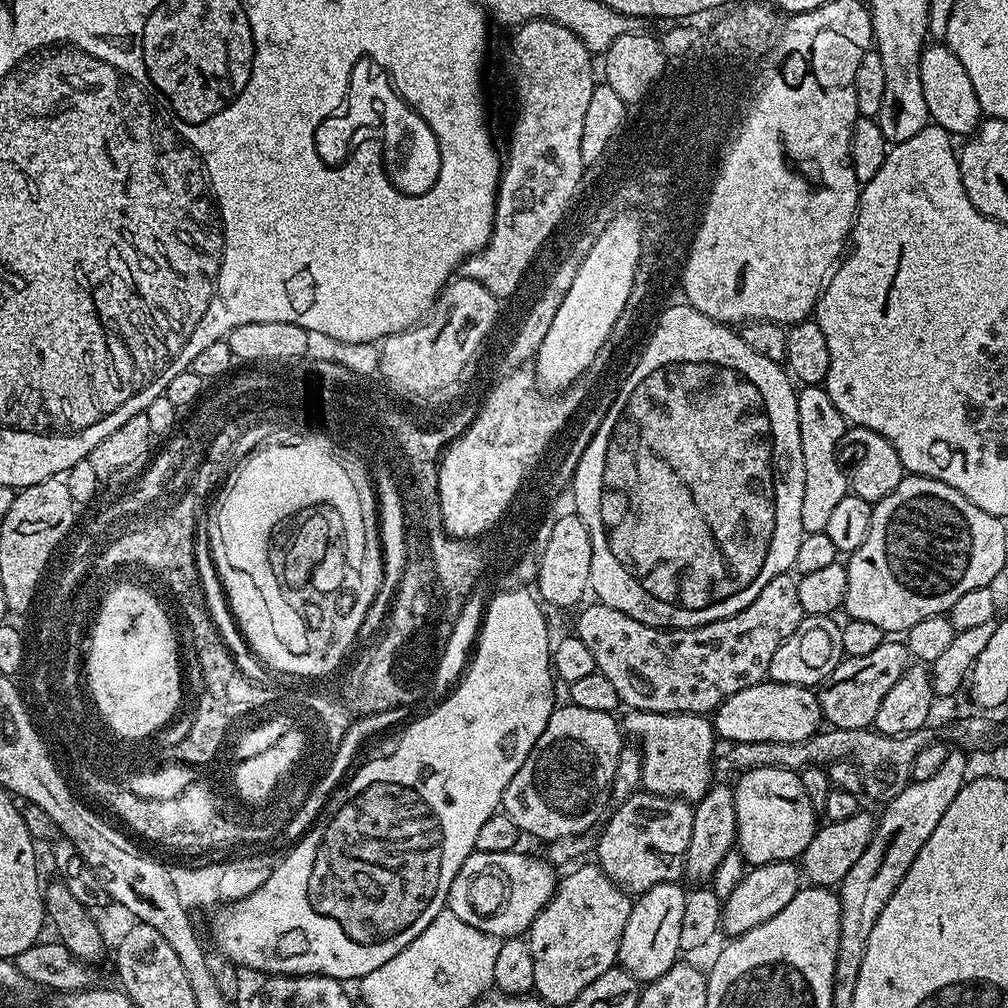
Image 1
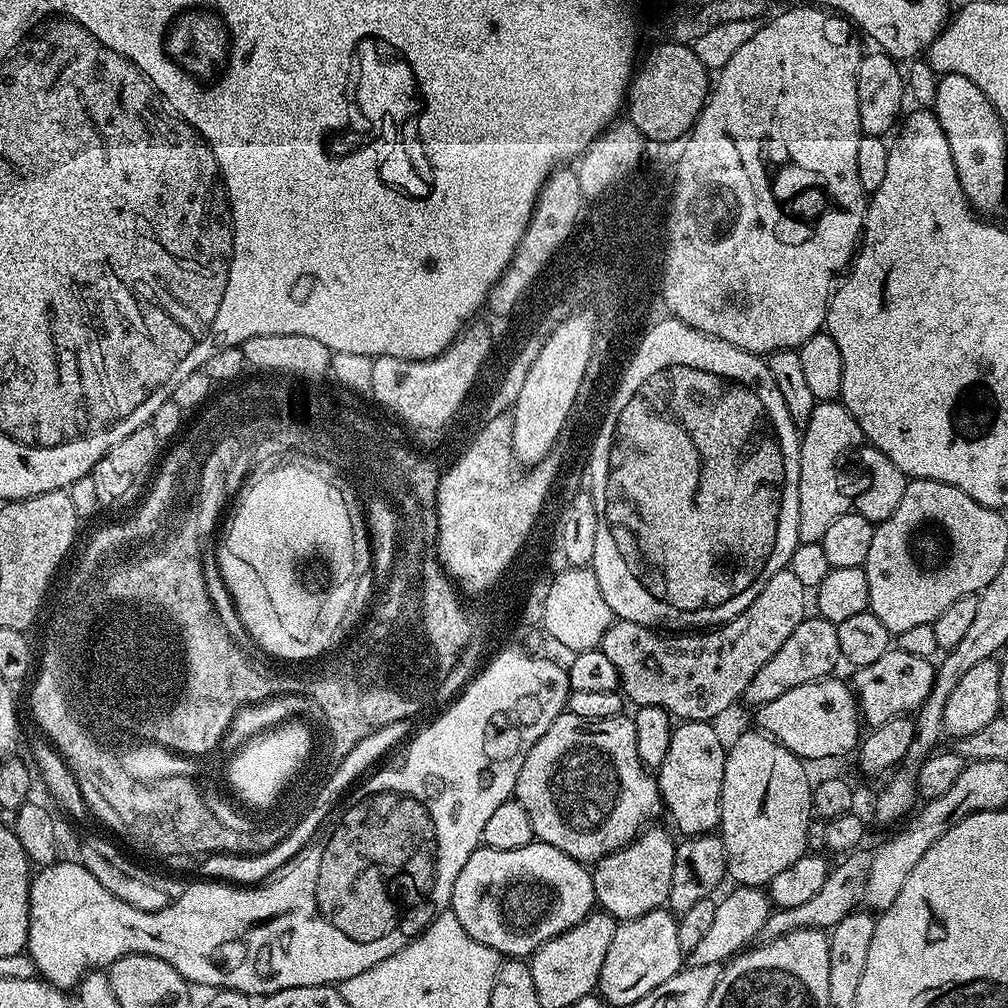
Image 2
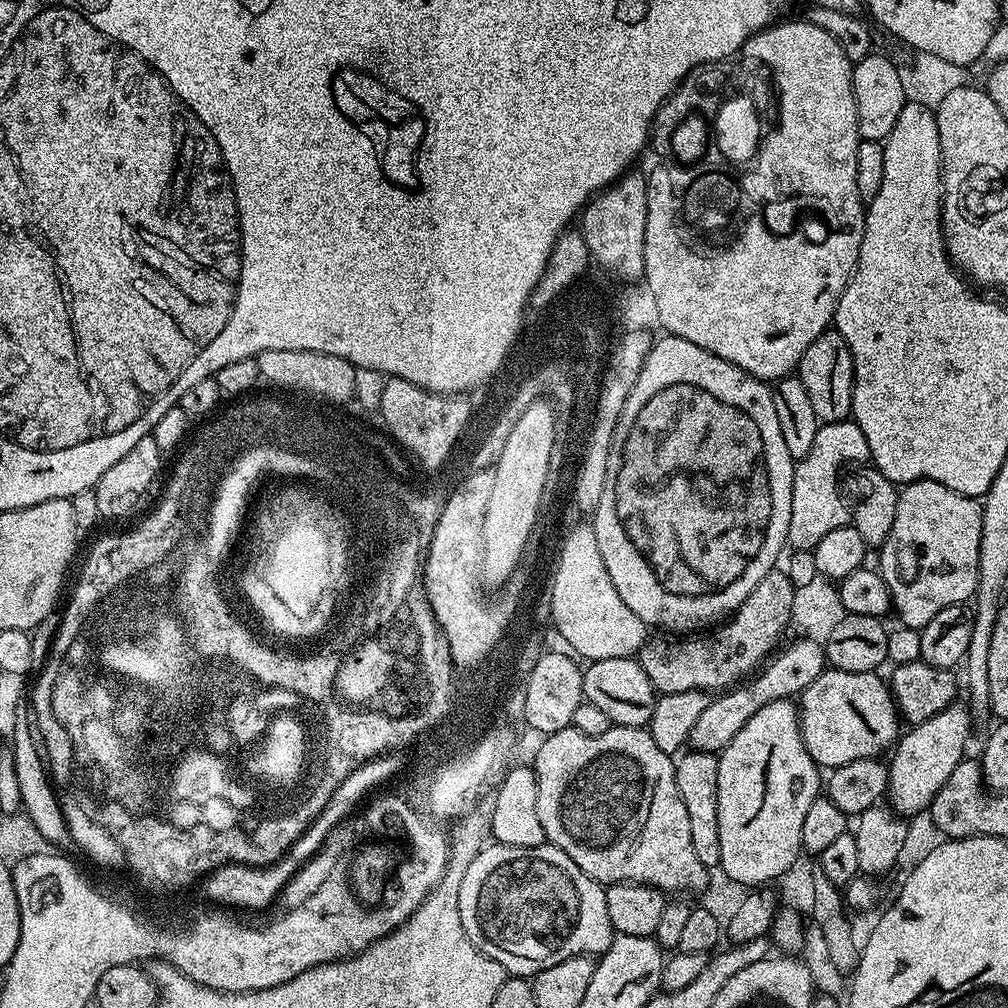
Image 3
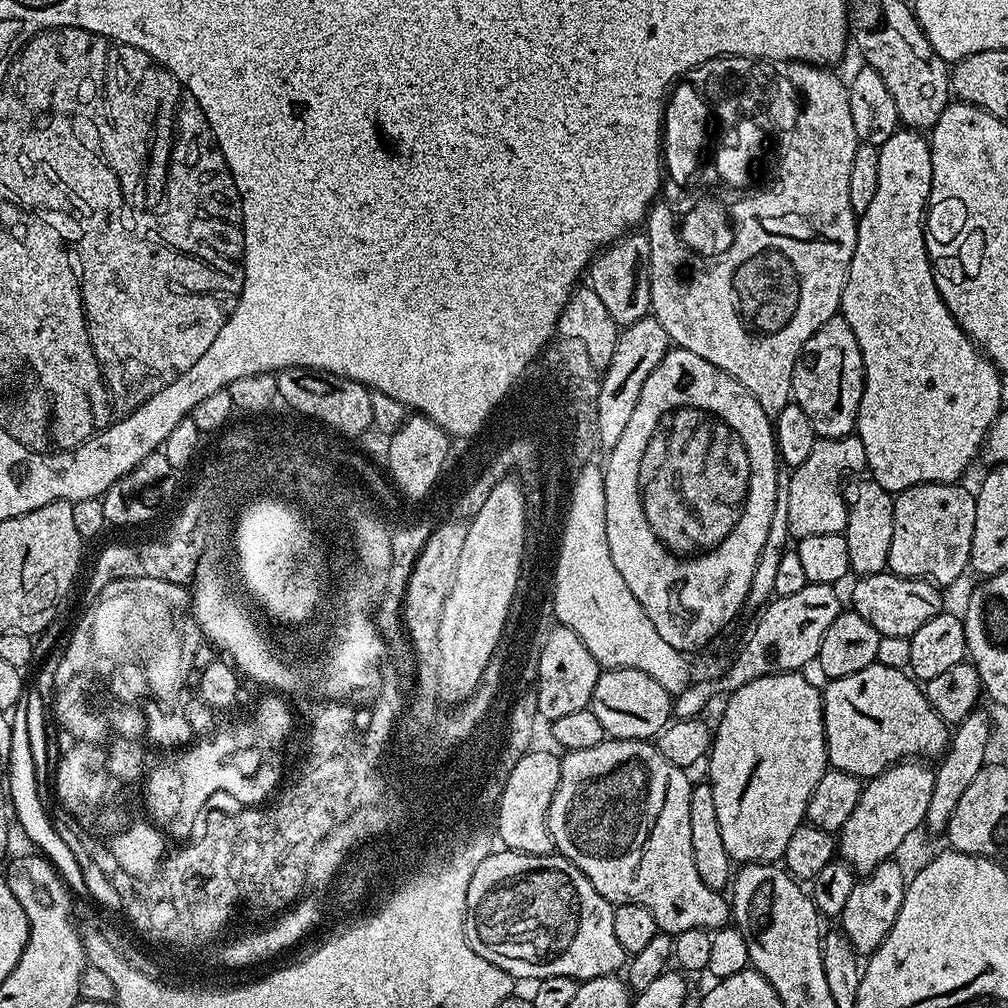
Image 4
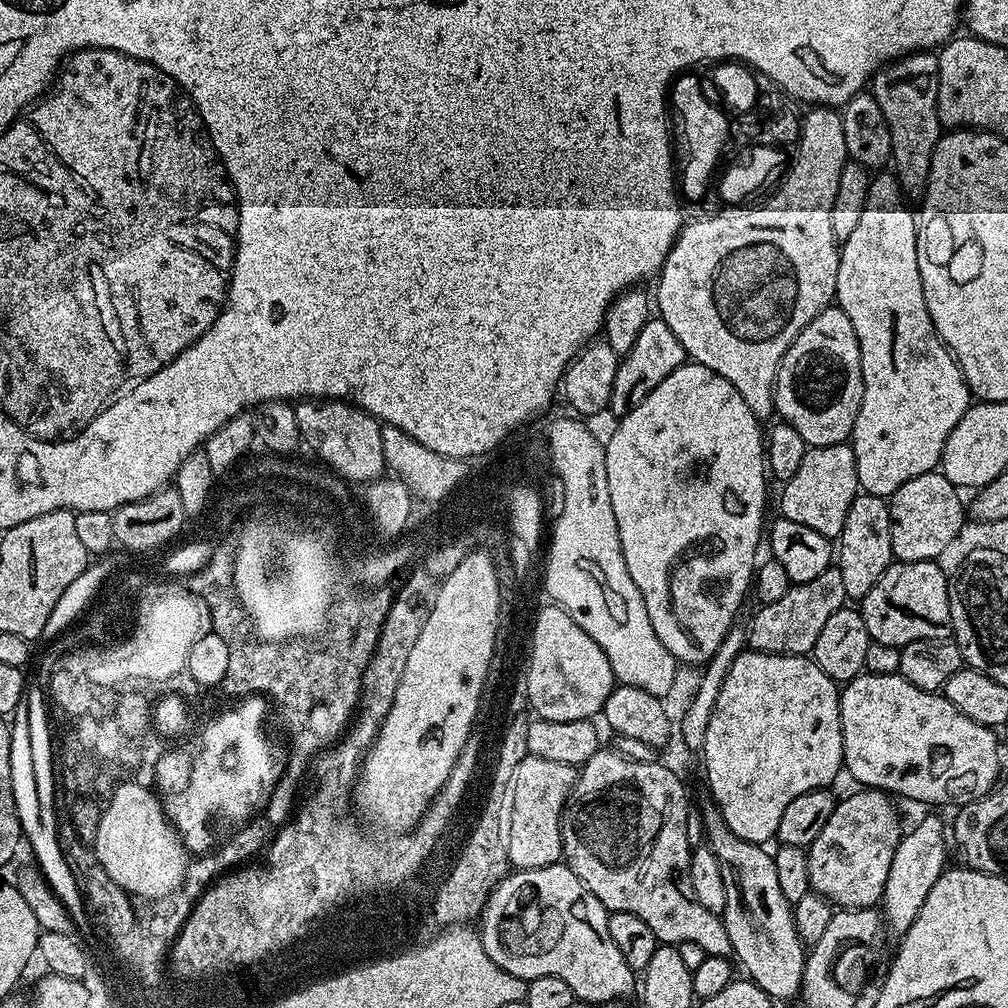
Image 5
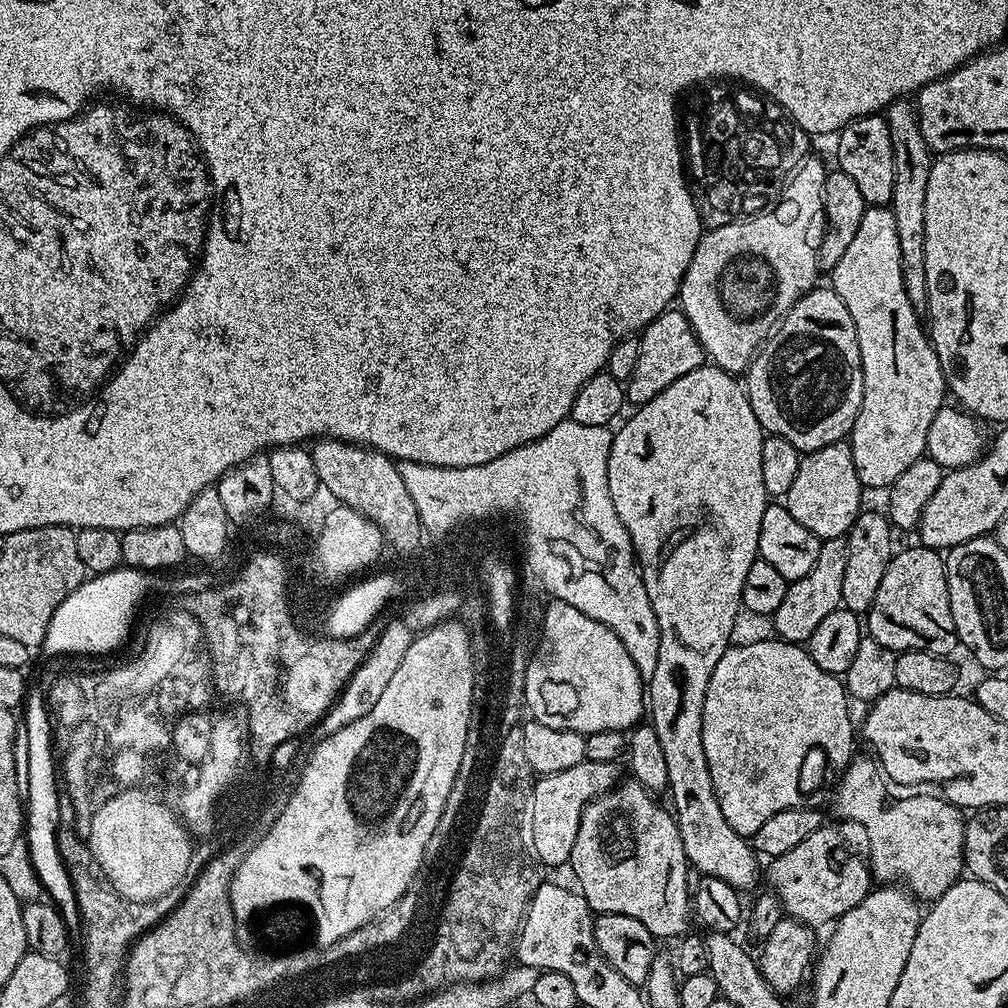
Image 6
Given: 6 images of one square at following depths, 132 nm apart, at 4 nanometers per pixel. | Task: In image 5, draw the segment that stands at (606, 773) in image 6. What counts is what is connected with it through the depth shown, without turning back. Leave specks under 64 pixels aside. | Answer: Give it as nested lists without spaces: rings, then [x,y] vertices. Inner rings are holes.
[[[537,756],[518,762],[512,779],[512,812],[506,825],[508,863],[513,869],[545,868],[561,859],[560,815],[577,775],[577,765],[566,762],[550,762]]]

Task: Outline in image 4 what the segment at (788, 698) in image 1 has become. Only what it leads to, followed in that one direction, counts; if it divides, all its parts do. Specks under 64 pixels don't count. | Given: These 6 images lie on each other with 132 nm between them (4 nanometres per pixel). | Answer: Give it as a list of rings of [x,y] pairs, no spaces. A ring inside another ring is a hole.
[[[875,663],[825,685],[824,737],[832,768],[871,778],[909,758],[939,757],[947,749],[949,725],[932,709],[923,687],[905,669]]]

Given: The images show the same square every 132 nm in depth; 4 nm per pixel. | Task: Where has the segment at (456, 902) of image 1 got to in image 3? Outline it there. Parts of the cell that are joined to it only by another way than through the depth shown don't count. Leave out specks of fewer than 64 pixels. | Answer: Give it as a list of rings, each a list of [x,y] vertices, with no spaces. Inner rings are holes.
[[[492,842],[481,848],[478,855],[470,862],[470,866],[466,866],[466,874],[462,878],[458,890],[458,910],[462,918],[462,926],[466,930],[472,945],[482,954],[489,956],[494,962],[501,964],[509,977],[531,978],[538,975],[542,970],[550,970],[550,966],[558,966],[558,962],[566,962],[566,958],[574,958],[575,956],[596,958],[607,952],[608,947],[612,945],[614,933],[610,922],[610,914],[606,914],[604,888],[592,877],[587,876],[563,847],[560,848],[555,848],[551,842],[540,844],[537,848],[515,848],[514,846]]]

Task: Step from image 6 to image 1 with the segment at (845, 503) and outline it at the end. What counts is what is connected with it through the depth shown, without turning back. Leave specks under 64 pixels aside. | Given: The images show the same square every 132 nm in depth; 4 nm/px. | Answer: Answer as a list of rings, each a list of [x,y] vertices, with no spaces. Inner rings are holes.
[[[823,386],[801,387],[797,391],[796,401],[798,402],[798,426],[802,434],[802,462],[806,470],[806,486],[802,494],[802,526],[805,532],[824,532],[826,521],[830,519],[832,511],[850,492],[845,469],[843,467],[840,469],[840,464],[836,461],[836,448],[838,452],[846,431],[846,421],[844,415],[838,410],[838,406],[830,402],[830,394]]]

